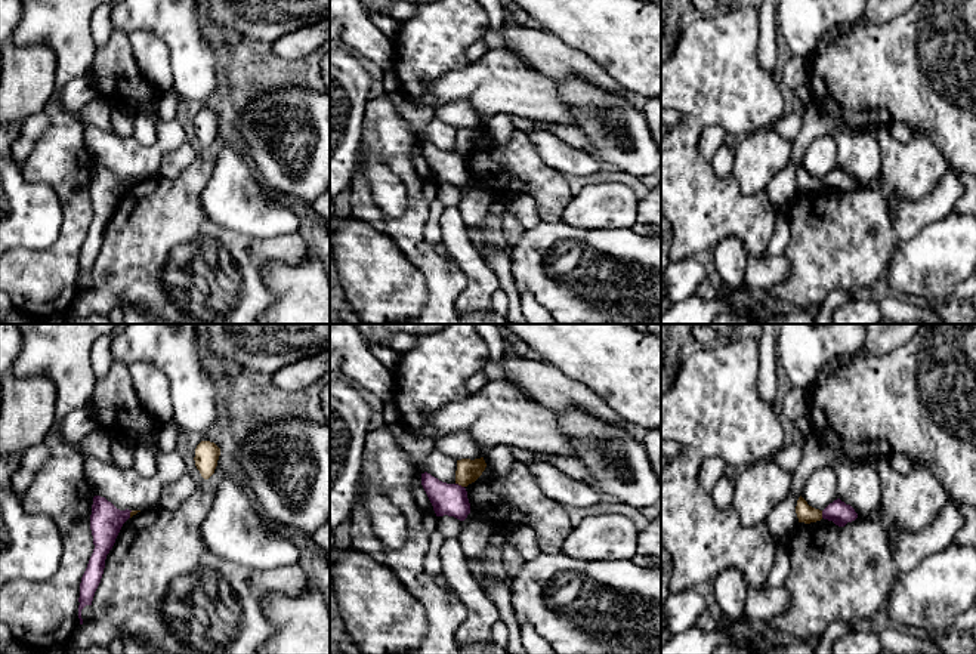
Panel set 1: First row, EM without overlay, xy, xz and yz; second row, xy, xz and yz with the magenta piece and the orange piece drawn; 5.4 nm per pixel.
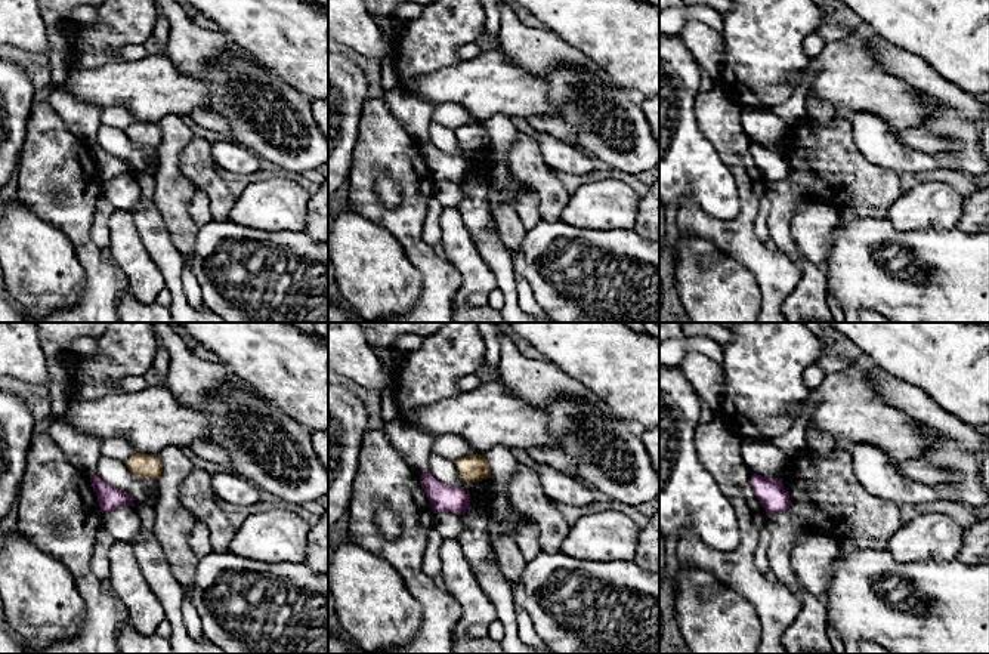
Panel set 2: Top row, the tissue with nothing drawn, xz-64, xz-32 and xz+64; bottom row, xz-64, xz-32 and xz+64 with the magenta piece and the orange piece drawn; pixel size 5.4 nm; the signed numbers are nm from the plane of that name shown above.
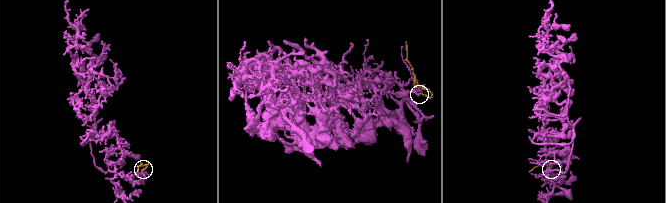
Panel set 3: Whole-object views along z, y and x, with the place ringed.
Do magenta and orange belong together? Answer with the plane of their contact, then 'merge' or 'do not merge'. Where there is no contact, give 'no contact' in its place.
meets magenta in xz; do not merge

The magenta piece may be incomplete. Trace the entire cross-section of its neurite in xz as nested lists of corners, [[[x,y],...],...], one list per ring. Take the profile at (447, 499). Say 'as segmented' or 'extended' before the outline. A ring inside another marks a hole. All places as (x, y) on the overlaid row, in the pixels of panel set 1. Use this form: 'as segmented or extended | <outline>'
as segmented | [[[427,472],[421,473],[421,485],[436,516],[448,515],[464,521],[470,513],[470,503],[464,487],[442,482]]]

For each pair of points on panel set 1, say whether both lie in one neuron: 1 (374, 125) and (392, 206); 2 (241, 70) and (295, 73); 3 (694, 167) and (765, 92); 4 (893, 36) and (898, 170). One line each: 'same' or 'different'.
1: different
2: same
3: same
4: different

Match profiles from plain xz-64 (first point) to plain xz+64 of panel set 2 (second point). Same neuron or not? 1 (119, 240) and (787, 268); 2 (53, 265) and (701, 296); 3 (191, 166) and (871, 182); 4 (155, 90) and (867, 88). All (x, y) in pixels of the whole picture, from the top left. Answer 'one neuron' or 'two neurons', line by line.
1: two neurons
2: one neuron
3: one neuron
4: one neuron

